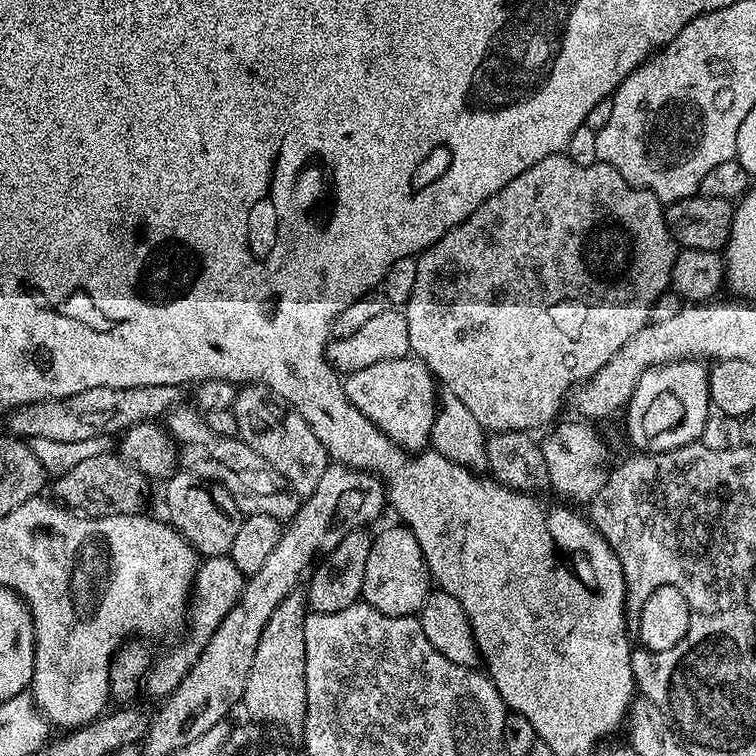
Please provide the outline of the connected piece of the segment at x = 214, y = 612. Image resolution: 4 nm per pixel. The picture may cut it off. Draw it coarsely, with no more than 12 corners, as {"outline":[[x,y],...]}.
{"outline":[[228,555],[199,561],[188,637],[153,659],[146,692],[172,695],[240,601]]}

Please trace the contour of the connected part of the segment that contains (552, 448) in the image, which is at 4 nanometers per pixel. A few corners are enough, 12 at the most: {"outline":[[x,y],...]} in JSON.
{"outline":[[591,423],[542,440],[550,485],[576,506],[606,486],[608,448]]}

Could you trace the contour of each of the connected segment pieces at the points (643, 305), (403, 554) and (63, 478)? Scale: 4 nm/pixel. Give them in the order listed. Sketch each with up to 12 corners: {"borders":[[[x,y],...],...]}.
{"borders":[[[534,162],[416,257],[411,355],[551,425],[669,291],[653,192]],[[411,528],[373,535],[362,600],[416,616],[430,573]],[[103,452],[55,477],[51,495],[86,516],[134,516],[147,476]]]}

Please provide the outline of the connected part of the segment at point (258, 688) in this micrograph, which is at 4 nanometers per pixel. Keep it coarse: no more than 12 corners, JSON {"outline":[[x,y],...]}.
{"outline":[[305,593],[266,622],[242,708],[296,733],[306,714]]}

